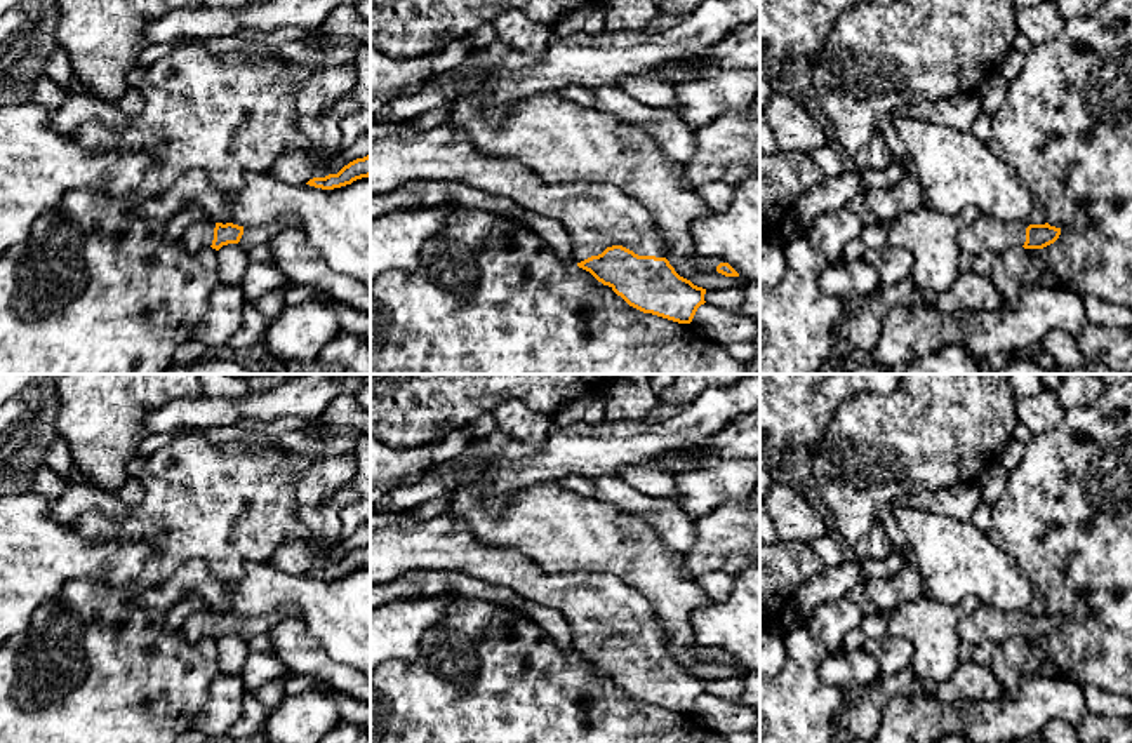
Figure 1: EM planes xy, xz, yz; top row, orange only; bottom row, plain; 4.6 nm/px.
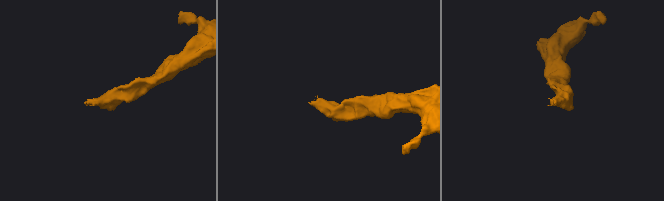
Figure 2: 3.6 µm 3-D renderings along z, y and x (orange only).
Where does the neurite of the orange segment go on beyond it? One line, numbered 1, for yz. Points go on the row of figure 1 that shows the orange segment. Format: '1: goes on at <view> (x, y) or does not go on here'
1: goes on at yz (985, 234)

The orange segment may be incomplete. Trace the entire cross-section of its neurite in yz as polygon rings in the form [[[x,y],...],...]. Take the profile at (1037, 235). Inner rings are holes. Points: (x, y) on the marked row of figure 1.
[[[979,214],[979,218],[962,230],[958,245],[962,252],[979,256],[989,251],[1000,256],[1010,247],[1043,249],[1054,244],[1061,235],[1061,228],[1028,223],[1002,223],[998,219]]]

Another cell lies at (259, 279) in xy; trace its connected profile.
[[[250,263],[242,277],[240,287],[247,301],[254,303],[275,289],[289,289],[287,277],[271,263]]]

